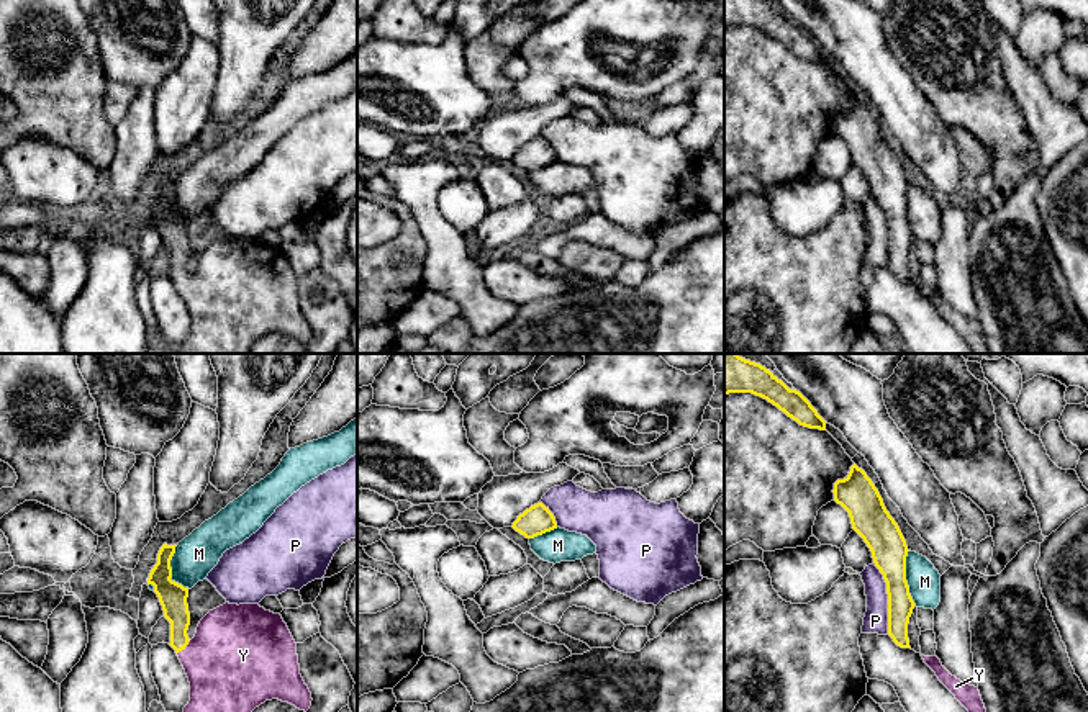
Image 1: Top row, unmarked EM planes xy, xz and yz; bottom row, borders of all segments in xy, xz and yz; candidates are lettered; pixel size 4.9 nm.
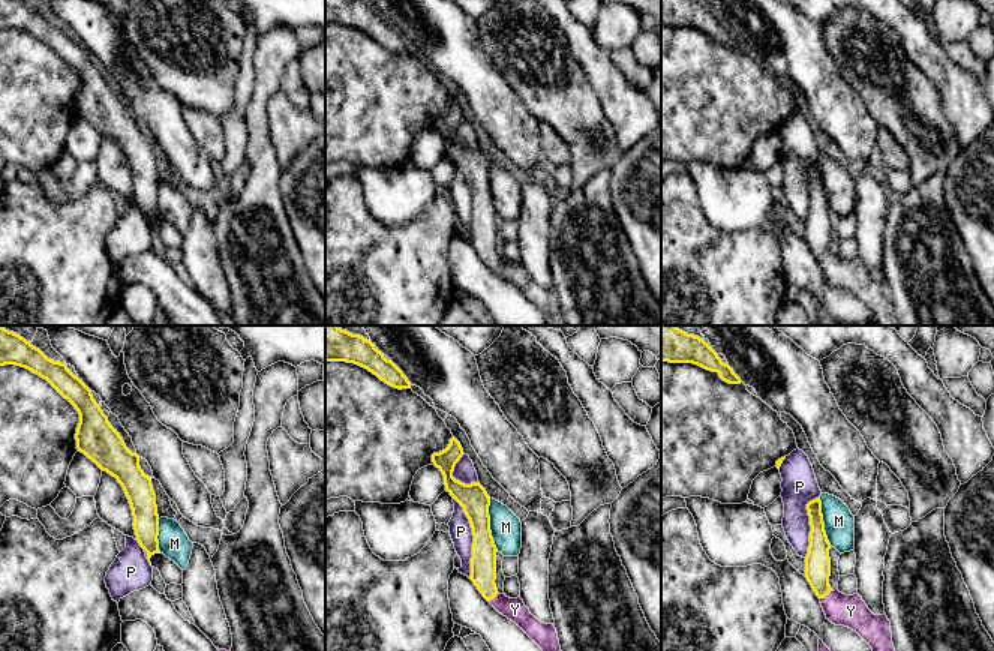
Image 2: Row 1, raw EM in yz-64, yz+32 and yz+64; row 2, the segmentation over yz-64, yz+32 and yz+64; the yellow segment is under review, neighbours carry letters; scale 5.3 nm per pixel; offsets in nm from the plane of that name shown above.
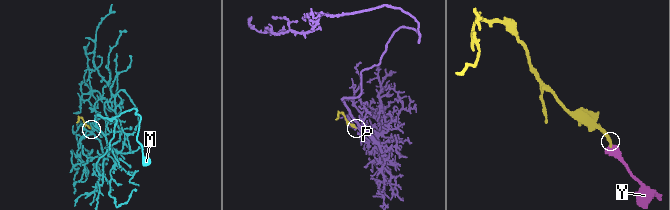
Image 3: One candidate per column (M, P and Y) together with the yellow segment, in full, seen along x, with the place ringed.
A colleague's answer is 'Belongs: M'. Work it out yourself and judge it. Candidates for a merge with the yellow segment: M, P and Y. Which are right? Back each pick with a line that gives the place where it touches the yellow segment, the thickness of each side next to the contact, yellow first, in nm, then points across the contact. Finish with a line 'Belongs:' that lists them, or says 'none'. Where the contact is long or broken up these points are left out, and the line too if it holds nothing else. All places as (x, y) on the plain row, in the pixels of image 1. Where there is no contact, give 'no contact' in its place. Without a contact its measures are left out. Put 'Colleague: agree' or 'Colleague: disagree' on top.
Colleague: disagree
Y: xy (184, 280) | 140/460 nm | across xy (172, 231), (184, 280), (199, 290), (231, 297)
Belongs: Y

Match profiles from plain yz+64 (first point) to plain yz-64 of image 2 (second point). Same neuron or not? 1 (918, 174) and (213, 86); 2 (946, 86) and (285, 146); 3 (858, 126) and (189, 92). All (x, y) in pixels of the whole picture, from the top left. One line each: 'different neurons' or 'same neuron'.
1: same neuron
2: same neuron
3: different neurons

